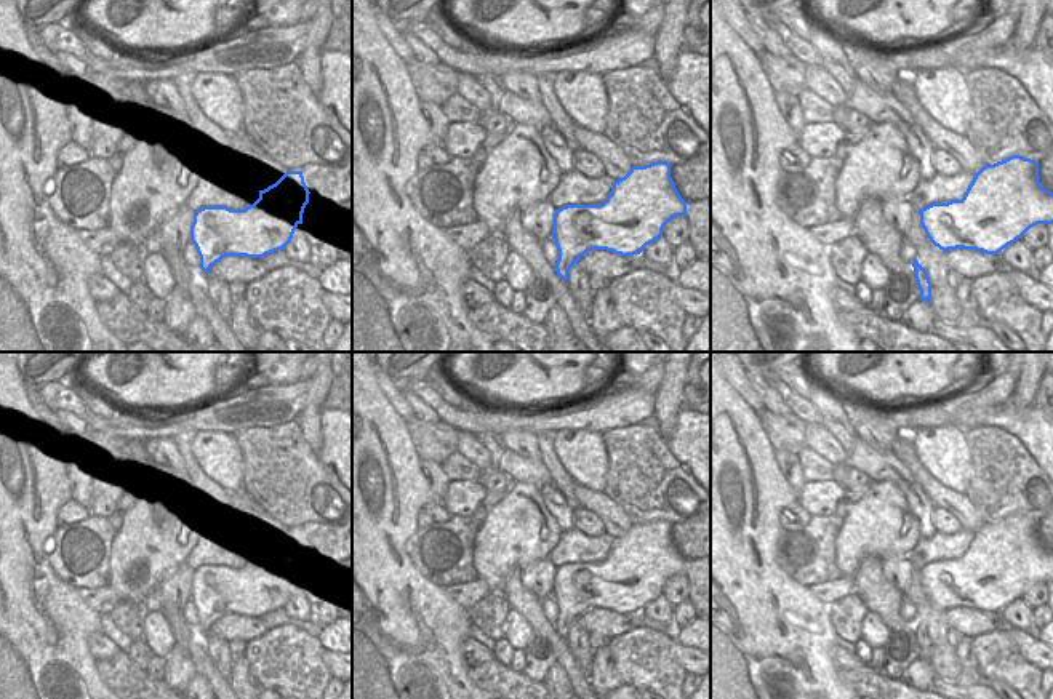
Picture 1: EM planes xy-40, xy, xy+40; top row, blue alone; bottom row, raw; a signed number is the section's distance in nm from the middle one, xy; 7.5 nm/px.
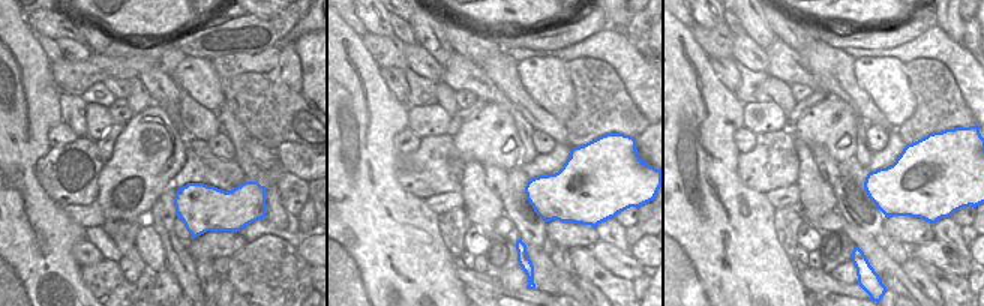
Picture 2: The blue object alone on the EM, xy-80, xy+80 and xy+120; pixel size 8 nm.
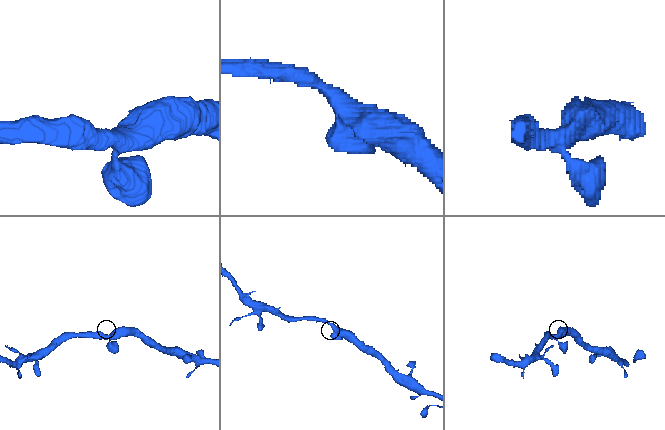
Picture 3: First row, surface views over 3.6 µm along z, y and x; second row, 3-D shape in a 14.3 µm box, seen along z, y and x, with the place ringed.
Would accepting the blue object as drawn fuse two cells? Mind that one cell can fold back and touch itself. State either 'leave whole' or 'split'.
leave whole

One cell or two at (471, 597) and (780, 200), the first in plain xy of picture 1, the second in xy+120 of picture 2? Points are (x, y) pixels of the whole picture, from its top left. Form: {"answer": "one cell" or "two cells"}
{"answer": "one cell"}

